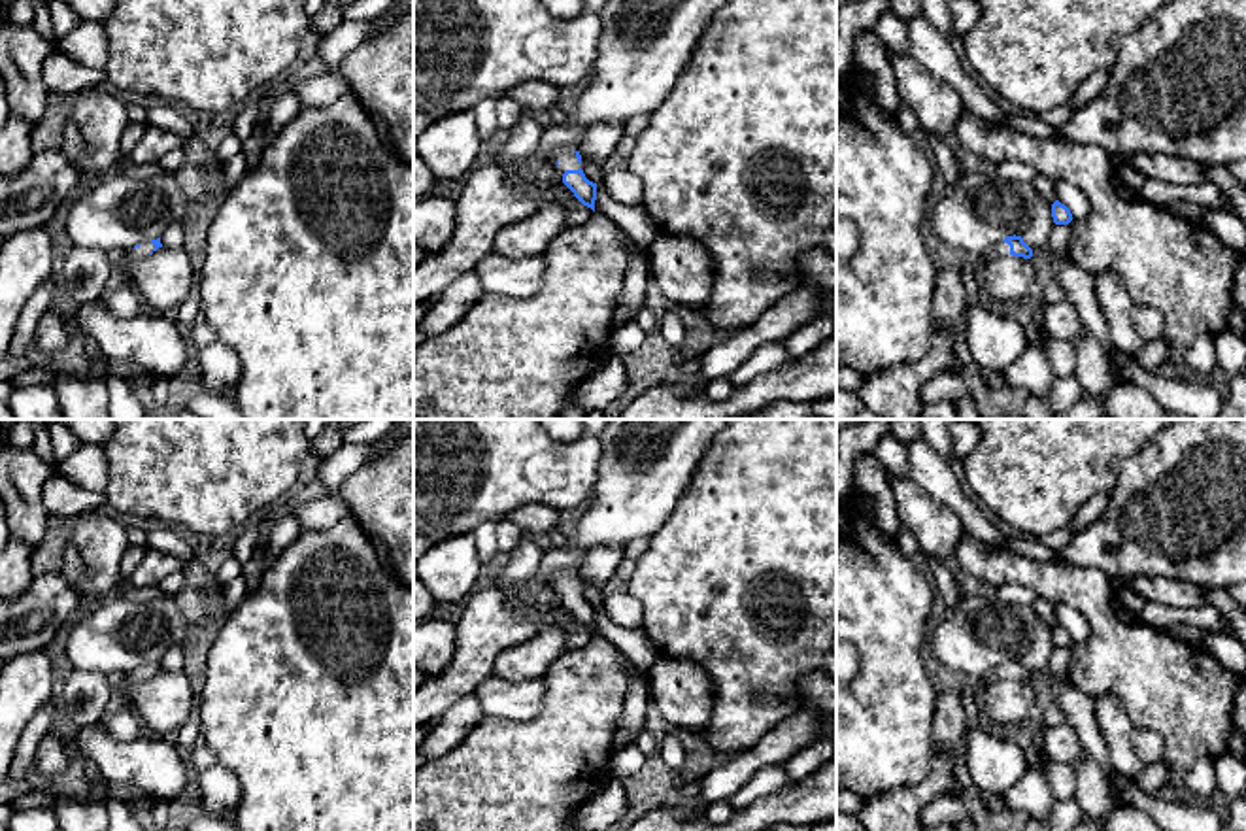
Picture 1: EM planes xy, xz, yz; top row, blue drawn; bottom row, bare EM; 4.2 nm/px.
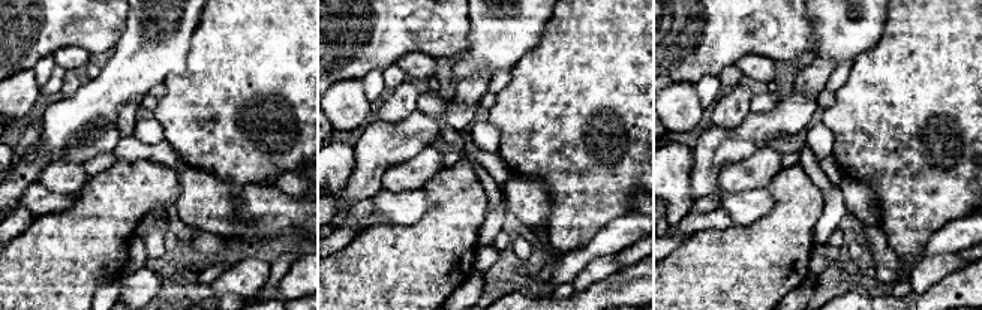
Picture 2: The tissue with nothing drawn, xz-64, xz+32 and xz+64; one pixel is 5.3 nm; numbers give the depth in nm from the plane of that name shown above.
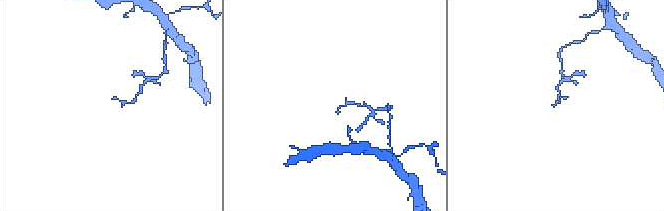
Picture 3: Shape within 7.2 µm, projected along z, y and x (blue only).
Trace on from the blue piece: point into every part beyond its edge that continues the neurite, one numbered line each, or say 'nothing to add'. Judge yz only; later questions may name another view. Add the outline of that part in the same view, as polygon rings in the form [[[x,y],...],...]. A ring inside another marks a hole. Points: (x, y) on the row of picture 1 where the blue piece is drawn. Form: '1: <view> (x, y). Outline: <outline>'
1: yz (1001, 248). Outline: [[[999,242],[985,255],[980,257],[982,263],[987,263],[999,255],[1010,255],[1010,246],[1006,242]]]

